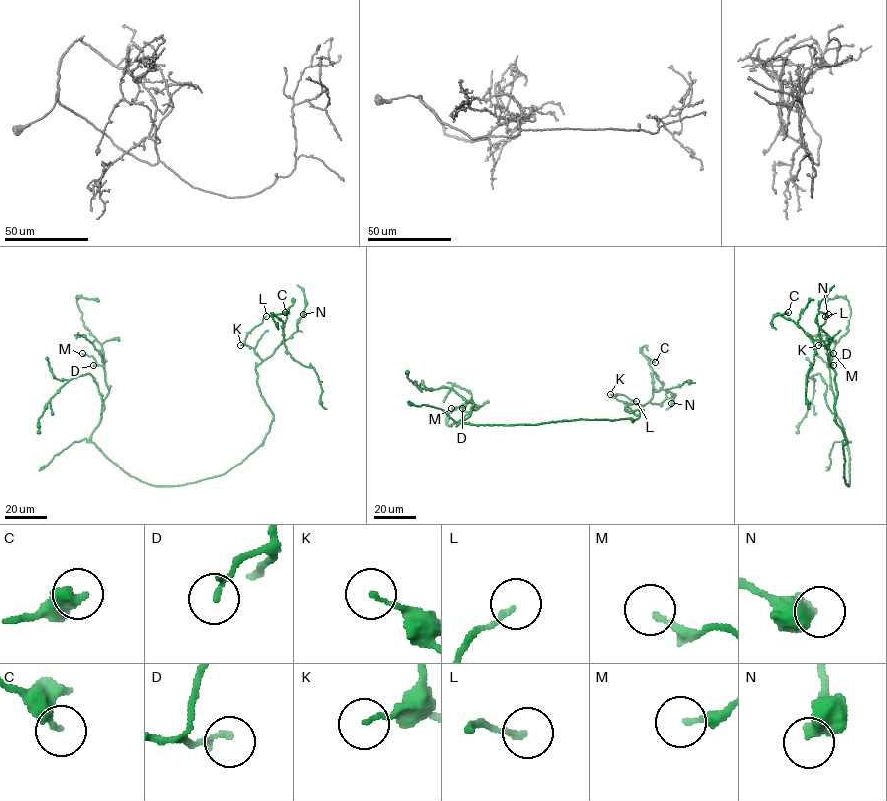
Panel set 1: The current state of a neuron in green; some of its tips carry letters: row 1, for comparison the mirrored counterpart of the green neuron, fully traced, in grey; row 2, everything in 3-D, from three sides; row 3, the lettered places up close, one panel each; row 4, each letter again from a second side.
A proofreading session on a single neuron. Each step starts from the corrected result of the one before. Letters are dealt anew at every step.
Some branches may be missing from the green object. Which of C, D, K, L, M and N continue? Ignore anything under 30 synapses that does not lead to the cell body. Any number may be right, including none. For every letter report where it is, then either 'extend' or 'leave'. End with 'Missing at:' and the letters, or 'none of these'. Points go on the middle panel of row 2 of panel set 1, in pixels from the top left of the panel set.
C: (655, 362) | leave
D: (462, 408) | leave
K: (610, 394) | leave
L: (636, 401) | leave
M: (451, 408) | leave
N: (671, 403) | leave
Missing at: none of these

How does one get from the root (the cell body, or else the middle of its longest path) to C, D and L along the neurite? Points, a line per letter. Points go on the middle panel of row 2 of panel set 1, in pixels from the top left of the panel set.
C: (561, 421), (636, 419), (643, 410), (625, 408), (644, 405), (653, 397), (653, 371), (644, 356), (655, 362)
D: (561, 421), (536, 424), (470, 424), (460, 421), (478, 407), (467, 402), (462, 408)
L: (561, 421), (633, 421), (643, 410), (629, 412), (625, 408), (631, 403), (614, 396), (623, 394), (636, 401)

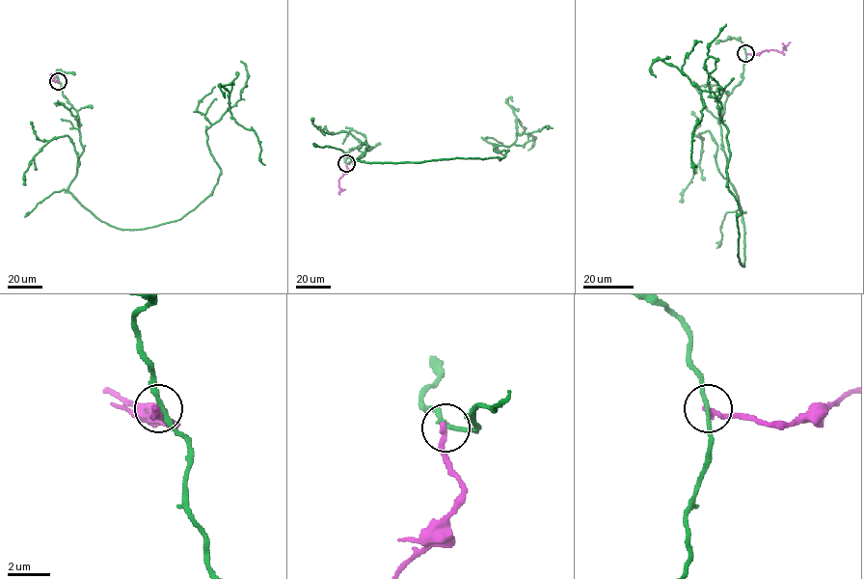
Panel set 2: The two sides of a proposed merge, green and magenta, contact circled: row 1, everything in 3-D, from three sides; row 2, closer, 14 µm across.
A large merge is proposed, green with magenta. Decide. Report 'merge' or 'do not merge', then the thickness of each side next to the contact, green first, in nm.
do not merge; calibres 200 and 280 nm

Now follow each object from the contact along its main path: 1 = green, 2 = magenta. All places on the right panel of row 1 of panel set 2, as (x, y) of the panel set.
1: (745, 52), (720, 117), (743, 265), (728, 129), (712, 92), (701, 94), (694, 173)
2: (745, 53), (780, 52), (790, 41)

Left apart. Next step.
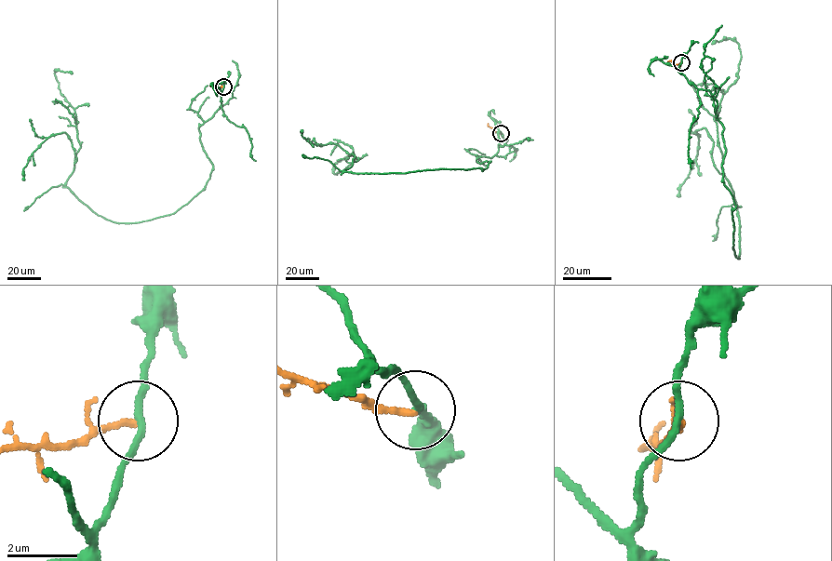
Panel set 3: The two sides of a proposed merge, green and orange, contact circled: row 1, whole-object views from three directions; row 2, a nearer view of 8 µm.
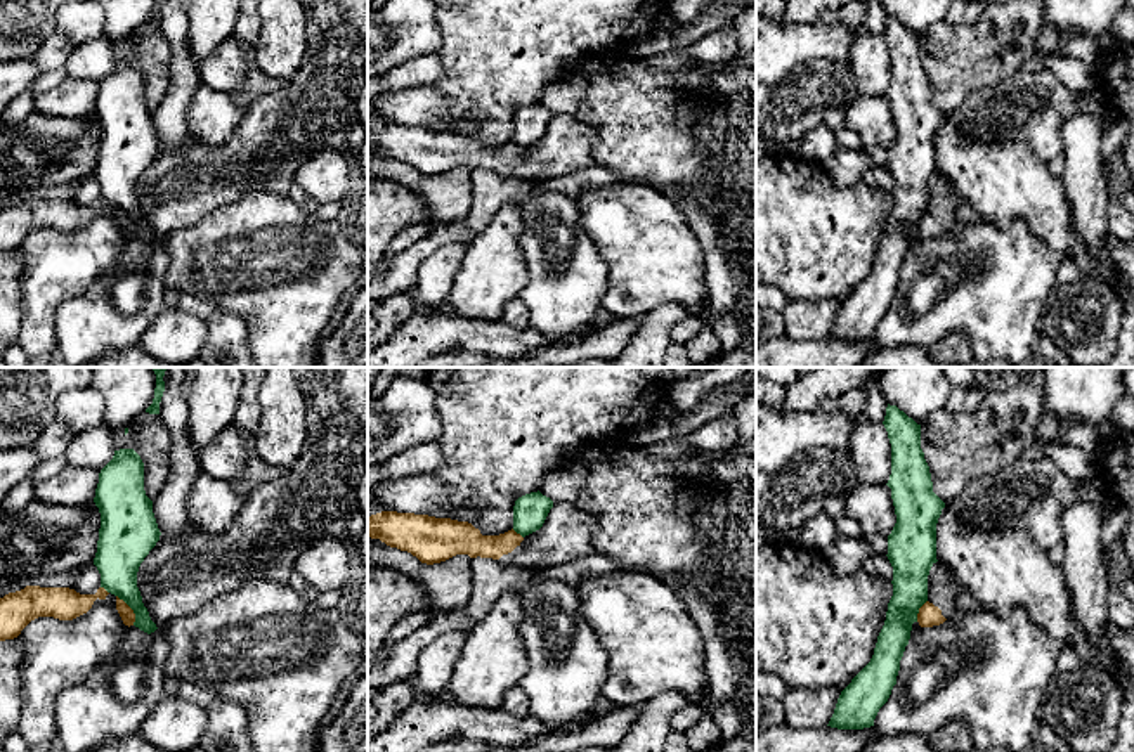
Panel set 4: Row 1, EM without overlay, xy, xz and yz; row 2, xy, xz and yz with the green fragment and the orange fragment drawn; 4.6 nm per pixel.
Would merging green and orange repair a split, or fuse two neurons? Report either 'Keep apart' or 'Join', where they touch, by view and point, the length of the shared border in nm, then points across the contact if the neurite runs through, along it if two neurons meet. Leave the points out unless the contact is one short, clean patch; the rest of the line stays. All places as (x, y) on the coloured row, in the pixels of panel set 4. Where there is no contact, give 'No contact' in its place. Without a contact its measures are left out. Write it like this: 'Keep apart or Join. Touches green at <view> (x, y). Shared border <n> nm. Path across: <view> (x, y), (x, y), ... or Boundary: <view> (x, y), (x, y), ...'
Keep apart. Touches green at xy (132, 609). Shared border 170 nm. Boundary: xy (117, 595), (132, 610), (134, 624)

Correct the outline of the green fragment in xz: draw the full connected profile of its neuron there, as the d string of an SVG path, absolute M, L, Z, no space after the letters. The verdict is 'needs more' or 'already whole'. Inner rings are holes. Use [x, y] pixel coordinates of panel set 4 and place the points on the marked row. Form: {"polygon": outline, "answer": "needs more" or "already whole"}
{"polygon": "M539 490L525 494L513 506L513 530L522 537L539 530L553 508L553 501Z", "answer": "already whole"}

